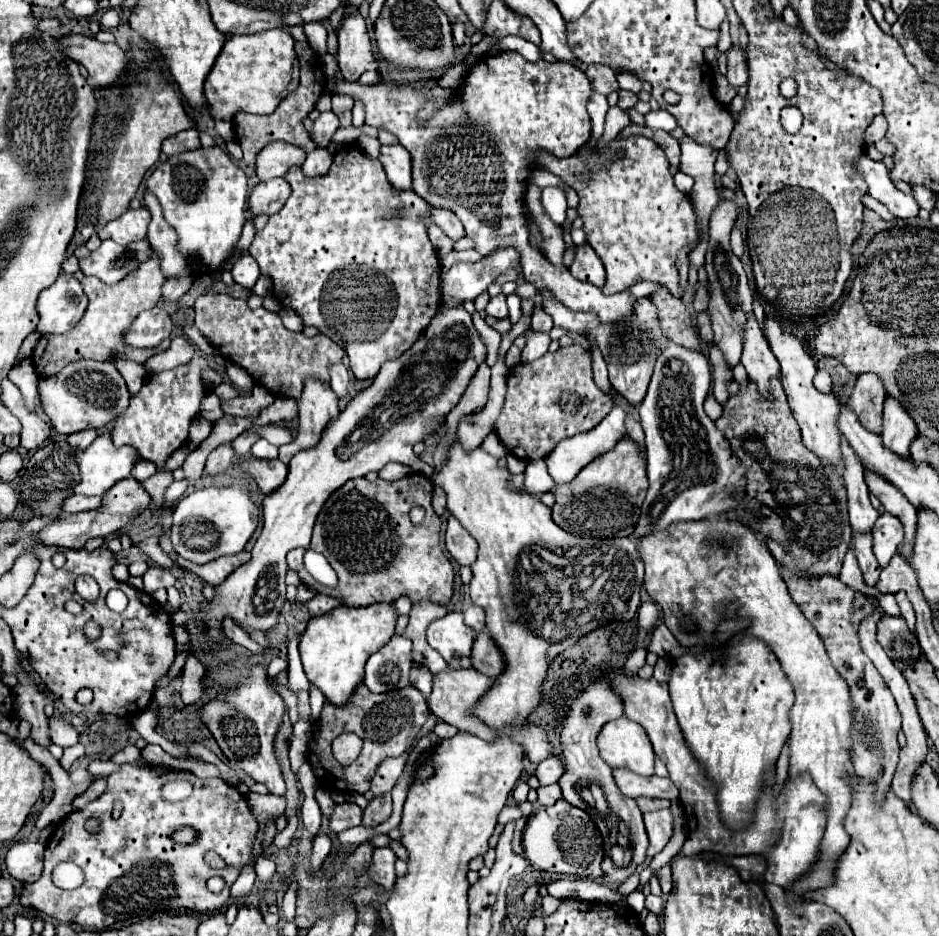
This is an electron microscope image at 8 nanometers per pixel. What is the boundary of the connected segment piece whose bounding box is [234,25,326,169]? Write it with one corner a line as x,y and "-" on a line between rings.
300,25
296,27
284,27
284,31
288,31
292,37
294,37
294,51
298,55
298,61
300,61
300,87
290,93
280,105
278,109
272,113
272,115
250,115
250,113
238,113
236,119
234,119
234,125
236,125
236,139
244,151
244,163
248,167
254,169
254,161
256,161
256,155
272,141
286,141
286,143
292,143
292,145
298,145
302,147
306,153
312,151
316,147
316,143
310,139
310,135
306,133
304,129
304,119
308,117
308,113
314,109
318,97
324,93
324,85
326,85
326,75
322,71
324,63
322,63
322,57
316,55
312,51
312,47
308,45
306,41
306,35
304,35
304,29

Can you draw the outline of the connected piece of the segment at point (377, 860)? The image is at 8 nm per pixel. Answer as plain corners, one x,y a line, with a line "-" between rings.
384,847
384,849
374,849
372,853
372,863
368,867
368,875
374,883
382,885
384,889
392,889
396,883
396,873
394,873
394,861
396,855
392,849

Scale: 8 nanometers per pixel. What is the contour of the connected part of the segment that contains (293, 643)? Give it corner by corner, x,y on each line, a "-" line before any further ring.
298,637
288,641
288,659
290,659
290,671
288,671
288,689
298,691
298,689
306,689
310,687
306,673
302,669
302,661
300,661
300,653
298,653

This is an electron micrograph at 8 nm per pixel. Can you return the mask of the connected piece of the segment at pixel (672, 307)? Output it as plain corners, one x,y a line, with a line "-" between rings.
662,287
658,293
652,295
652,301
658,309
660,327
664,335
668,335
678,345
684,345
686,349
702,351
694,319
682,299
674,297
666,287

